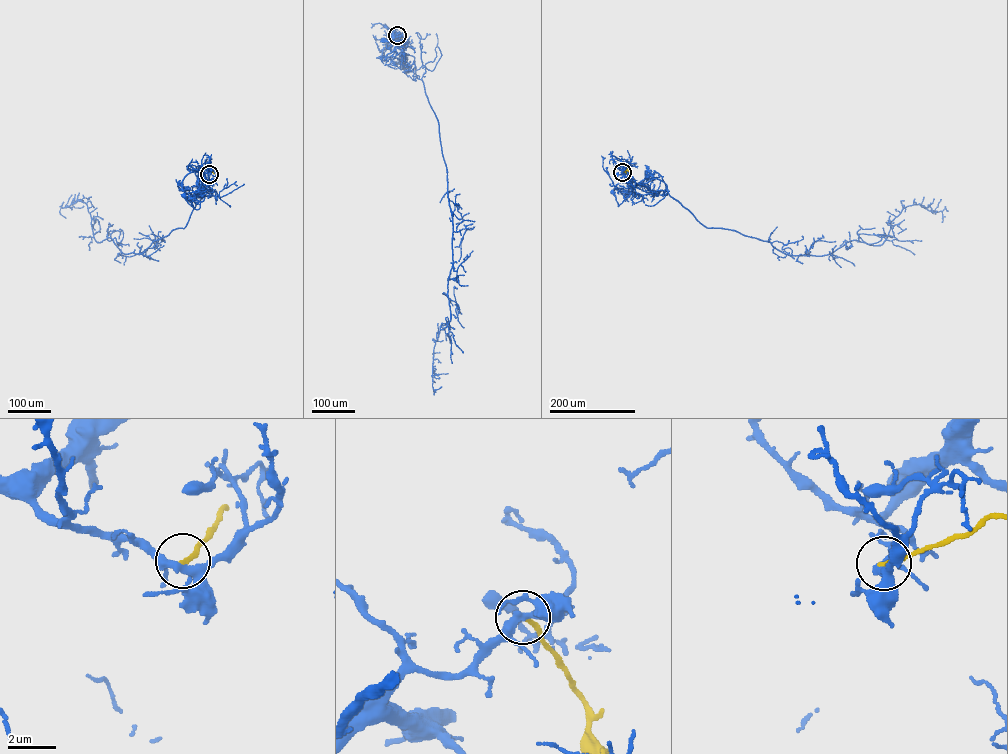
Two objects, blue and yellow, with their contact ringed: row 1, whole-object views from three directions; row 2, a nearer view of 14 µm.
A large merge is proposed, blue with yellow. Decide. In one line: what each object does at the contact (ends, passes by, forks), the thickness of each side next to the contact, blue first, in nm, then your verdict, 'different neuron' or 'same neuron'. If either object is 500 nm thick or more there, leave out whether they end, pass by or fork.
blue forks there; yellow ends there; 320 nm thick on the blue side, 180 nm on the other; different neuron

